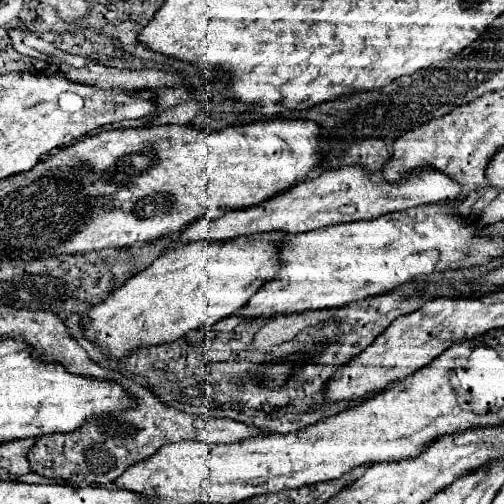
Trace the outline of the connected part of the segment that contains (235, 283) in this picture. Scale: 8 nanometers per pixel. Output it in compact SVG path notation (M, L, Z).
M264 232L250 238L234 238L226 242L190 242L176 244L158 256L148 268L130 278L124 286L116 288L108 300L100 302L84 318L86 336L100 344L112 358L122 358L126 352L138 348L140 344L164 344L186 336L190 330L214 326L218 320L236 314L248 304L248 300L260 290L266 280L272 280L282 268L280 248L284 242L284 232Z

